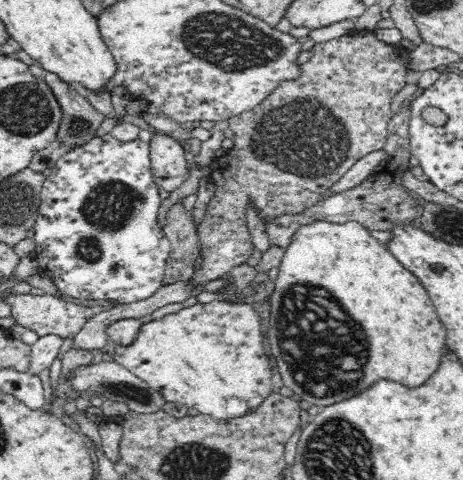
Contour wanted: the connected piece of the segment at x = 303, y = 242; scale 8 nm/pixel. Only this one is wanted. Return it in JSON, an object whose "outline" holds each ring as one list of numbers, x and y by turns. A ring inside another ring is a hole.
{"outline":[[314,221,300,226,292,235,292,240,290,245,286,247,284,258,282,258,278,270,278,277,271,284,275,289,272,290,270,299,270,316,268,316,267,332,267,338,269,339,268,347,276,359,276,366,282,381,284,381,284,385,298,394,300,398,321,408,334,404,334,402,346,400,346,398,352,398,352,396,360,394,364,388,368,388,370,384,374,384,376,380,382,380,382,378,400,382,400,384,410,386,410,388,420,388,437,371,445,353,446,330,444,330,442,322,436,316,436,308,428,296,428,292,422,288,418,278,402,266,389,252,387,244,381,244,380,241,372,237,370,231,362,224,356,221,346,221,340,224,328,221]]}

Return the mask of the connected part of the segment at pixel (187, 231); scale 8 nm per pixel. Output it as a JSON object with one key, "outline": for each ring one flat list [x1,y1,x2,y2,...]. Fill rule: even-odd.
{"outline":[[181,200,167,211,164,233,172,246,166,283,189,281,196,272,194,263,200,253,200,243,192,210,186,210]]}

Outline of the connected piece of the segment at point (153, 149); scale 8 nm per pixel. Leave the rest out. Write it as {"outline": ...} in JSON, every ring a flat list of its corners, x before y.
{"outline":[[159,132,149,142,155,183,169,192,176,190,188,178,188,154,176,139,176,134,170,136]]}

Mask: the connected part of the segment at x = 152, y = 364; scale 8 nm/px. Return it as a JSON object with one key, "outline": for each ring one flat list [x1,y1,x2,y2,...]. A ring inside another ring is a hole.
{"outline":[[224,300,208,304,198,302,190,308,178,310,176,314,146,322,129,346,115,346,113,358,160,393,165,402,180,402,215,419,234,419,258,407,272,393,272,371,264,356,266,346,260,324,260,316,250,303,231,304]]}

